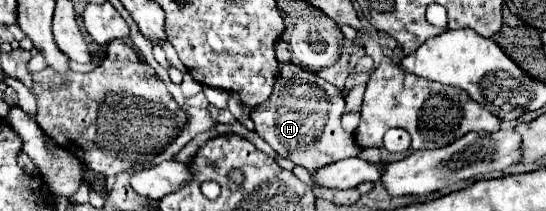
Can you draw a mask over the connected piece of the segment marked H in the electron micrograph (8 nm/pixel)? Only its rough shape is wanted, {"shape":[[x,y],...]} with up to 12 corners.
{"shape":[[286,83],[250,111],[256,133],[310,173],[360,155],[342,99]]}

